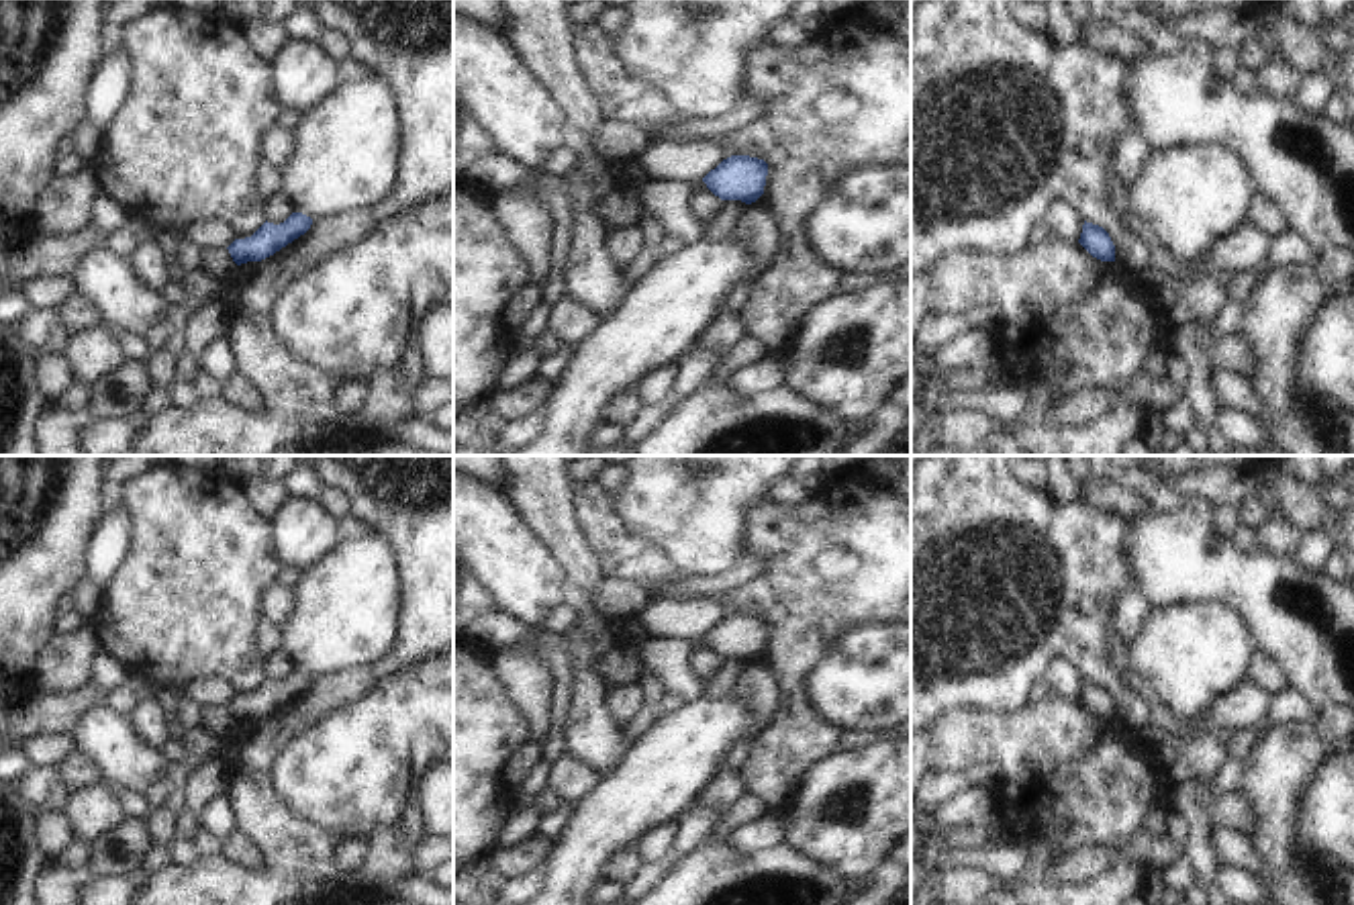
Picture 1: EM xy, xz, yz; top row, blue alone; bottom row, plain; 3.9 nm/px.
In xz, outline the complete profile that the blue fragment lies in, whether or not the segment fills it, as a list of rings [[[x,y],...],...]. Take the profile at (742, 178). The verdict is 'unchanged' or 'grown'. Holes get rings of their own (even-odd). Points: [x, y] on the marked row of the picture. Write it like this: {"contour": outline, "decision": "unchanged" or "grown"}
{"contour": [[[731,155],[711,170],[703,182],[721,200],[756,202],[764,194],[768,163],[749,155]]], "decision": "unchanged"}

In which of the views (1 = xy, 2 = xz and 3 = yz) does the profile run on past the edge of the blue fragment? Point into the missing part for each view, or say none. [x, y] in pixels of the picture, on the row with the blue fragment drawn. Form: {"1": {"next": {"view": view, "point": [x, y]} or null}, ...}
{"1": {"next": null}, "2": {"next": null}, "3": {"next": null}}

